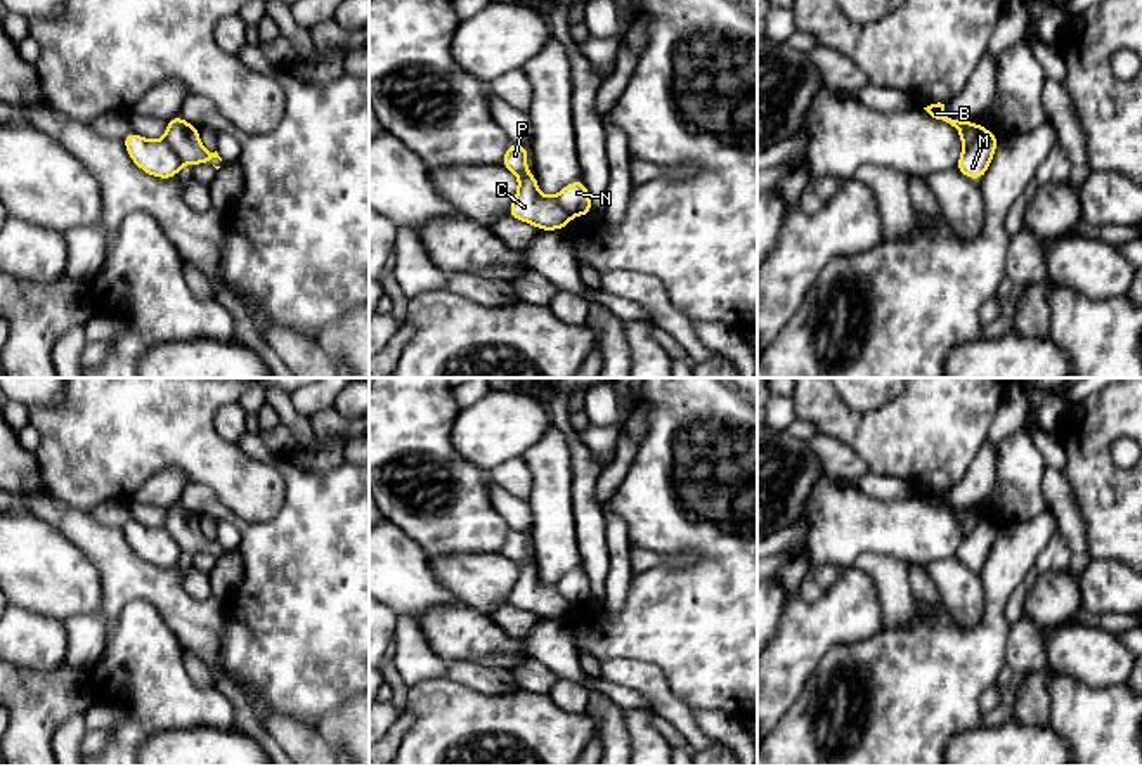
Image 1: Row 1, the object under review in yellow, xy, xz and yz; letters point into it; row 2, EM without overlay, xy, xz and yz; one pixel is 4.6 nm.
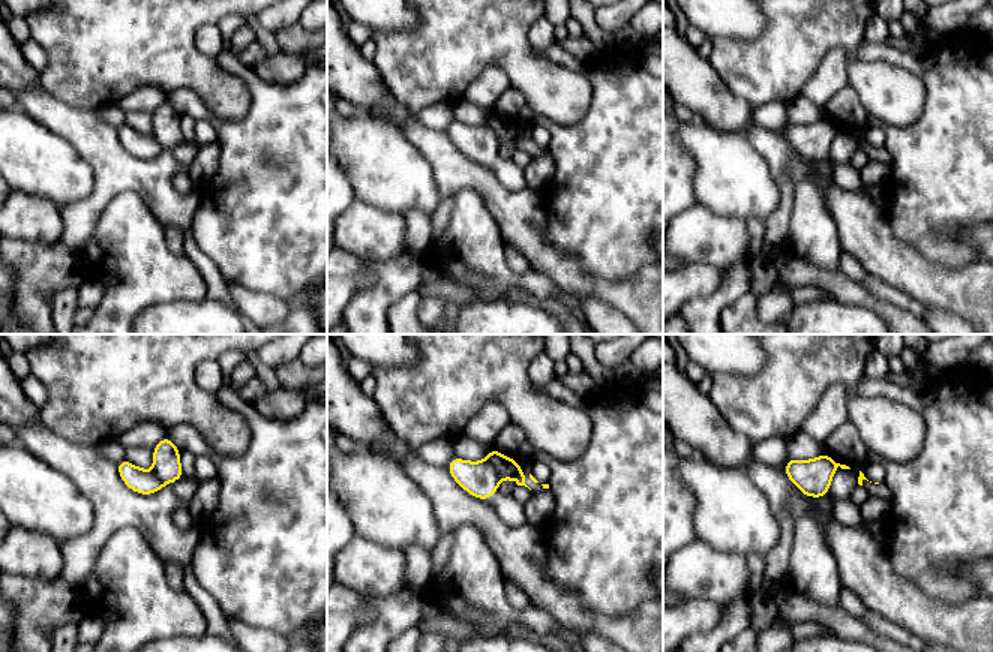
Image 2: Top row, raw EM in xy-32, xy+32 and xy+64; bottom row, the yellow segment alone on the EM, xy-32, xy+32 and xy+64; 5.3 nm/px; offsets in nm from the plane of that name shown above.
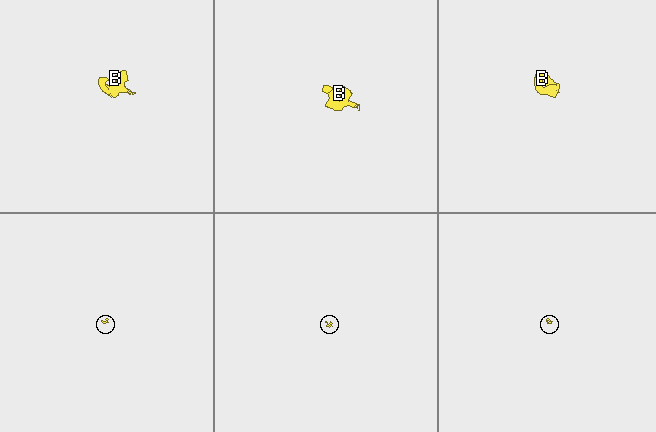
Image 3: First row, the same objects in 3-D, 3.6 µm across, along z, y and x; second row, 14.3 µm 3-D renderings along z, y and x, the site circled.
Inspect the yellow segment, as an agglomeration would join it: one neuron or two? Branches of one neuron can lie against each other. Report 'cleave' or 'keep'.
cleave

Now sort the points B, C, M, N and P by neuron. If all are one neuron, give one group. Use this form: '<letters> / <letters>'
B N / C M P

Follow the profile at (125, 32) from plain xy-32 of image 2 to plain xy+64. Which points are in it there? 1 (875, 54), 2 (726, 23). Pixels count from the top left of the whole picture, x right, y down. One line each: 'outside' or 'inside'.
1: outside
2: outside

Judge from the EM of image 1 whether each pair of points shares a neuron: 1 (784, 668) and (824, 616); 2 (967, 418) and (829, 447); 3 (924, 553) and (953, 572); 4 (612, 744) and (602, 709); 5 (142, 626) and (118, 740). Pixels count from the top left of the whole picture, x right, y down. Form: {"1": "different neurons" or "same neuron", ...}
{"1": "same neuron", "2": "different neurons", "3": "different neurons", "4": "same neuron", "5": "same neuron"}

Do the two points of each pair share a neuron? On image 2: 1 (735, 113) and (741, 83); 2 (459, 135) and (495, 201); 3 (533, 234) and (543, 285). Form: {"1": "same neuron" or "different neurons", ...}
{"1": "different neurons", "2": "different neurons", "3": "different neurons"}

